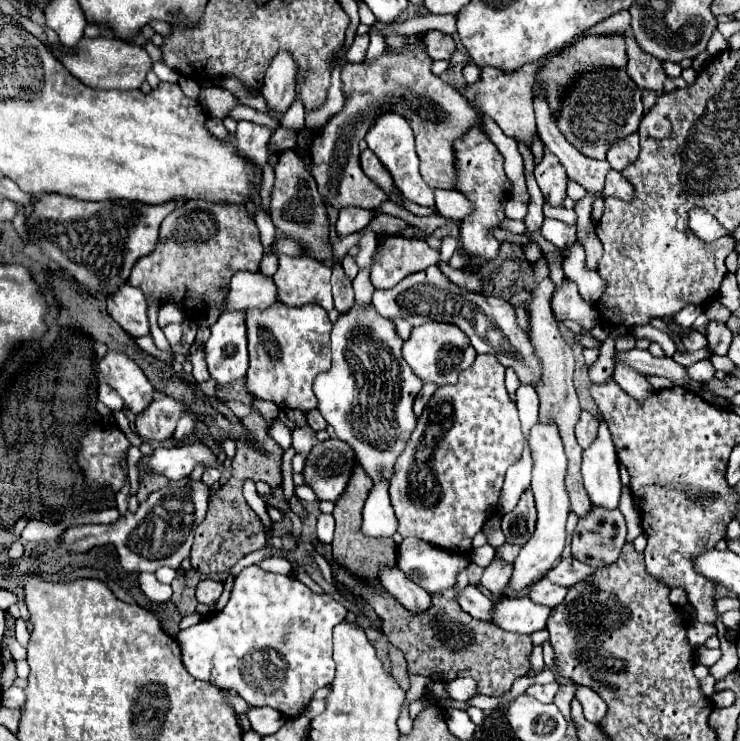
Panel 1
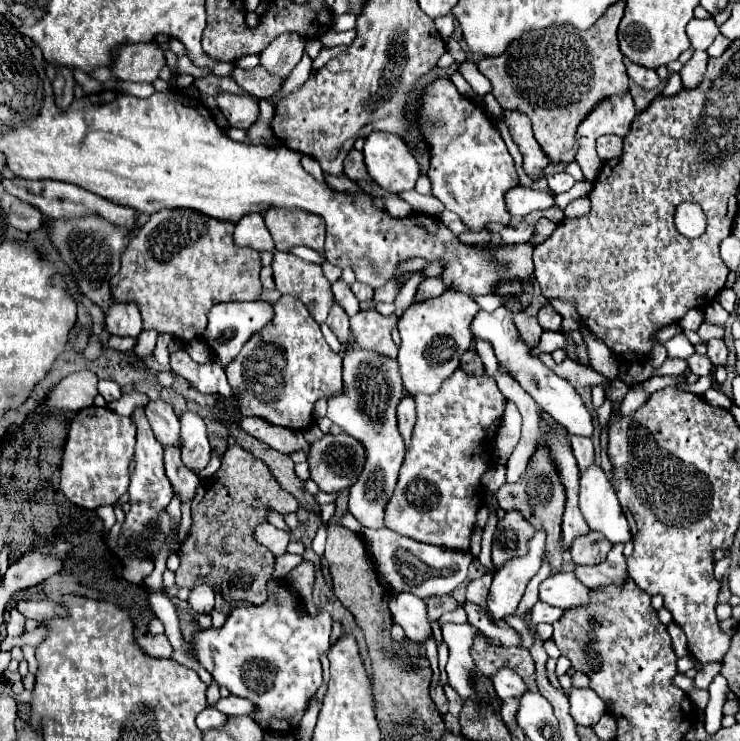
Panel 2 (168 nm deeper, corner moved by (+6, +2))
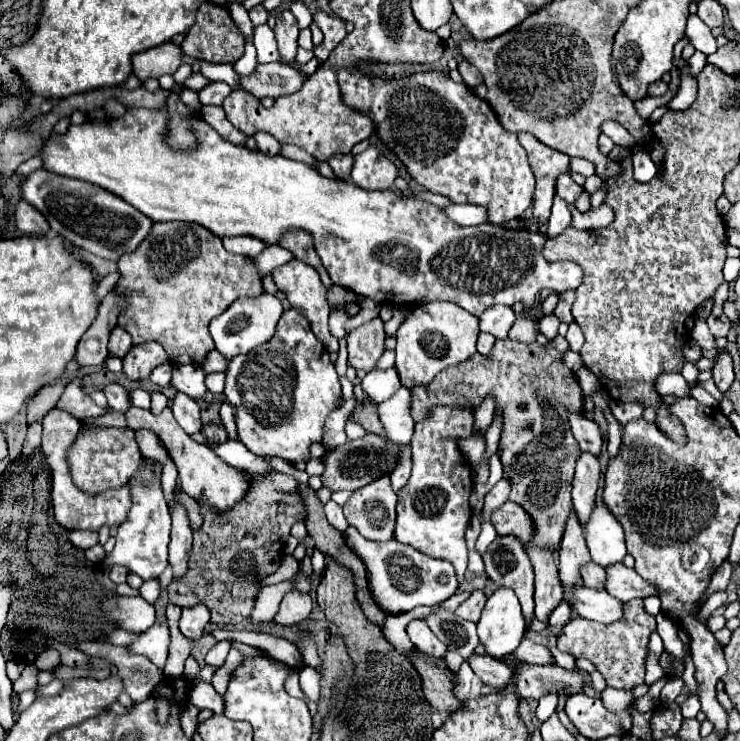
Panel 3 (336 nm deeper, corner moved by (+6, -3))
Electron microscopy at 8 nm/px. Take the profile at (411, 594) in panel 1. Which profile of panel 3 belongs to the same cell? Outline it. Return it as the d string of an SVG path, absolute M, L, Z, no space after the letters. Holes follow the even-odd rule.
M414 619L408 623L406 627L410 641L424 653L436 659L442 659L446 653L446 645L430 631L430 627L426 627L424 619Z

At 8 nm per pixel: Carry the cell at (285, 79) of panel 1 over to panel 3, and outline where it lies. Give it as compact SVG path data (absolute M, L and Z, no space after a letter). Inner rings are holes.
M282 9L276 13L276 41L278 41L278 51L280 51L280 61L282 63L294 63L296 61L296 49L298 49L298 23L296 17L288 11Z

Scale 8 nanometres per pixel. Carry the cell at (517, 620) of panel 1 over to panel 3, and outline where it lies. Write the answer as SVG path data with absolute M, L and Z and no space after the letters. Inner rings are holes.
M562 601L562 603L552 611L552 615L550 615L550 619L548 619L548 625L550 625L550 627L562 627L562 625L566 625L570 619L572 619L572 611L570 611L568 603Z

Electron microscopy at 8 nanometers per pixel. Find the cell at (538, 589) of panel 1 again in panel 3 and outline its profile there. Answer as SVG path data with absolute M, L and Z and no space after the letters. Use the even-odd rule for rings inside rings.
M584 585L574 587L566 601L570 603L570 609L576 615L598 621L598 623L614 623L623 617L623 603L604 589L596 590Z

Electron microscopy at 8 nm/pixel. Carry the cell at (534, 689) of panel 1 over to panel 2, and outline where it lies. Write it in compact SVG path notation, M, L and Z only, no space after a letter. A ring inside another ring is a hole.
M500 668L498 672L494 672L490 676L492 680L492 686L496 690L496 694L502 698L502 700L508 700L508 698L516 698L516 696L522 696L526 692L526 684L522 678L518 678L518 674L510 668Z

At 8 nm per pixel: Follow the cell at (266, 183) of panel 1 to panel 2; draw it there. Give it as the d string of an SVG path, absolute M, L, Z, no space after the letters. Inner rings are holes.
M274 252L272 262L276 290L290 294L308 306L308 312L318 324L326 322L326 316L334 304L330 282L324 278L320 264L306 262L286 252Z

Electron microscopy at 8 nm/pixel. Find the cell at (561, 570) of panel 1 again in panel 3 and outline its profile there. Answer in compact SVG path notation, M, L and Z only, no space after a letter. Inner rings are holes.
M614 563L606 569L606 587L604 587L612 597L620 599L622 603L628 603L634 597L648 597L656 595L656 589L642 581L642 577L634 571L628 569L622 563Z

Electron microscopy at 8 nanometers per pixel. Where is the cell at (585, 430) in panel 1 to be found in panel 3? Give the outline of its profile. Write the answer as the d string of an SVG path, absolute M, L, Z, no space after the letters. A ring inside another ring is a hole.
M582 453L576 463L576 475L574 475L574 489L572 489L572 501L576 515L580 523L584 525L592 513L594 501L596 501L596 489L598 489L598 477L600 477L600 463L596 455Z

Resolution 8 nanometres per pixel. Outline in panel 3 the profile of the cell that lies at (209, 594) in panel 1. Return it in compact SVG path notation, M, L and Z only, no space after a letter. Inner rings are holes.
M194 605L188 609L182 609L182 617L180 617L180 631L182 635L186 635L188 639L196 639L202 635L204 627L210 621L210 611L206 605Z

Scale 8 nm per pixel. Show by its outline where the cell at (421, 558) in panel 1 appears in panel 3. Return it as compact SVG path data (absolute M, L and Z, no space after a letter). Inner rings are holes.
M356 527L346 529L346 543L362 559L362 563L366 563L370 591L374 595L374 601L386 613L398 615L412 611L418 605L438 605L452 597L458 589L456 573L450 561L432 559L406 543L396 543L396 539L374 543L370 539L364 539Z

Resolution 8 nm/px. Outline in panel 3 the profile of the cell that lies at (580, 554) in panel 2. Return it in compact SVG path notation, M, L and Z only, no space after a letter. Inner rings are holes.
M594 561L584 563L580 567L580 573L582 573L582 583L586 587L594 587L594 589L602 589L604 587L606 571L604 571L604 567L598 567L598 563L594 563Z

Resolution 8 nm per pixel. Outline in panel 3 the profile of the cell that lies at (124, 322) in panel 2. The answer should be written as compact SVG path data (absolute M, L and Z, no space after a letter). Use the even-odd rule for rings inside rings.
M114 327L112 333L110 333L110 343L108 343L108 351L116 357L124 357L132 347L132 339L130 339L130 333L128 331L122 331L122 327Z

